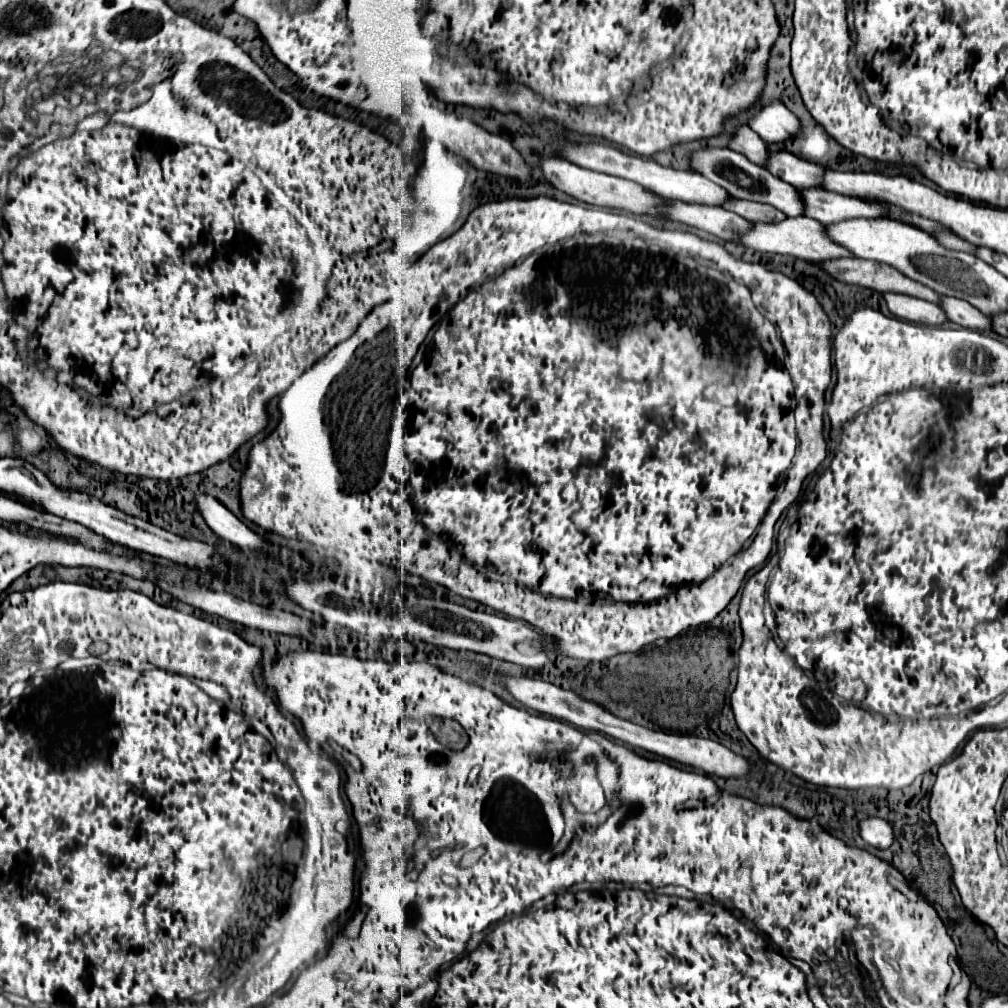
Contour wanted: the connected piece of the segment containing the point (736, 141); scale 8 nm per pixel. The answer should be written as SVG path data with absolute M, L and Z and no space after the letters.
M748 126L736 128L736 132L732 134L732 138L728 142L728 148L744 154L748 160L752 160L754 164L760 164L760 166L764 166L764 158L768 158L766 142L756 132L752 132Z

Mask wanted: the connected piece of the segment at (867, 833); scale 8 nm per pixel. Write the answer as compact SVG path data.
M866 818L858 822L860 836L874 848L888 848L892 844L892 826L882 818Z

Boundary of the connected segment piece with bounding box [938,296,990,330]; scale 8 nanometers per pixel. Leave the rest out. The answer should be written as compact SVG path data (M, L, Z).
M940 296L938 306L944 310L944 314L948 316L950 322L956 322L964 328L972 328L972 330L990 330L988 328L988 318L976 310L972 304L968 304L966 300L960 298L952 298L952 296Z

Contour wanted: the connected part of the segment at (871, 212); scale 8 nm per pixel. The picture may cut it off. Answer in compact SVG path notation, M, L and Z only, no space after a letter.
M802 188L798 190L800 200L804 202L804 216L818 220L828 226L846 218L876 218L884 214L882 206L862 202L858 198L840 196L836 192L828 192L824 188Z

